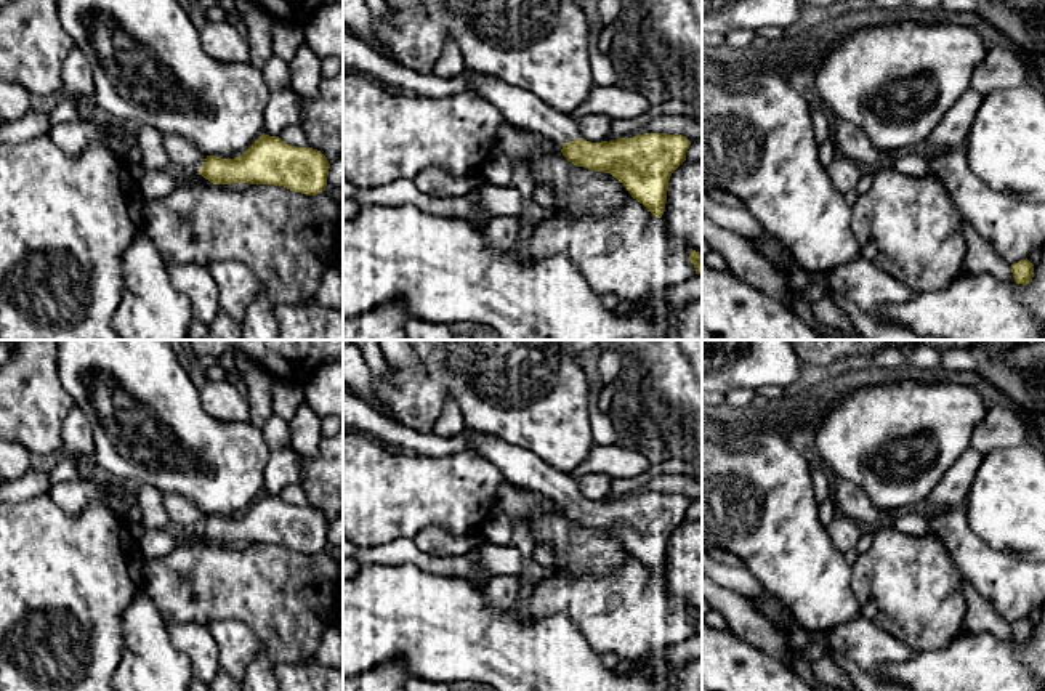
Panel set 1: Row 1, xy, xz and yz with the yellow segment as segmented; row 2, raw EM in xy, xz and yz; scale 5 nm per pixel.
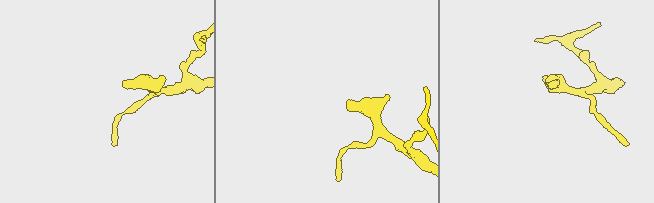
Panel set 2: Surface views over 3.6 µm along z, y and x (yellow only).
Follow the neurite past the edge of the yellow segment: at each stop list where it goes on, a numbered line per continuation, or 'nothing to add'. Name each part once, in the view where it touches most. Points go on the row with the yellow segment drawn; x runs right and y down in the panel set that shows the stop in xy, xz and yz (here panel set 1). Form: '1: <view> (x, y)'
1: xz (520, 108)

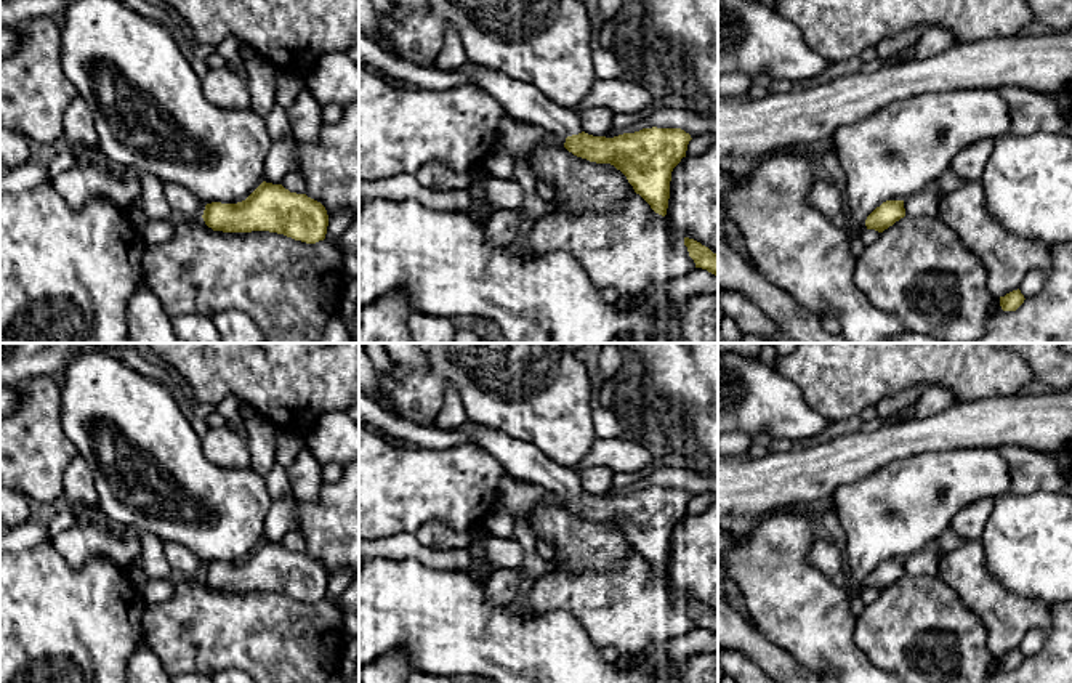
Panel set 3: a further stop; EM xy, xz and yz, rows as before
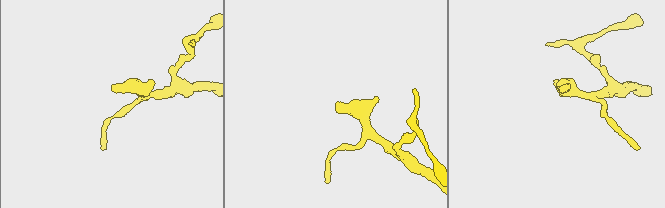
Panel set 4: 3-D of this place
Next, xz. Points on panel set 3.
1: xz (521, 101)

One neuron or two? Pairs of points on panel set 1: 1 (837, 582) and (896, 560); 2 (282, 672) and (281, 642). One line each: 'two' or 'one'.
1: two
2: two

